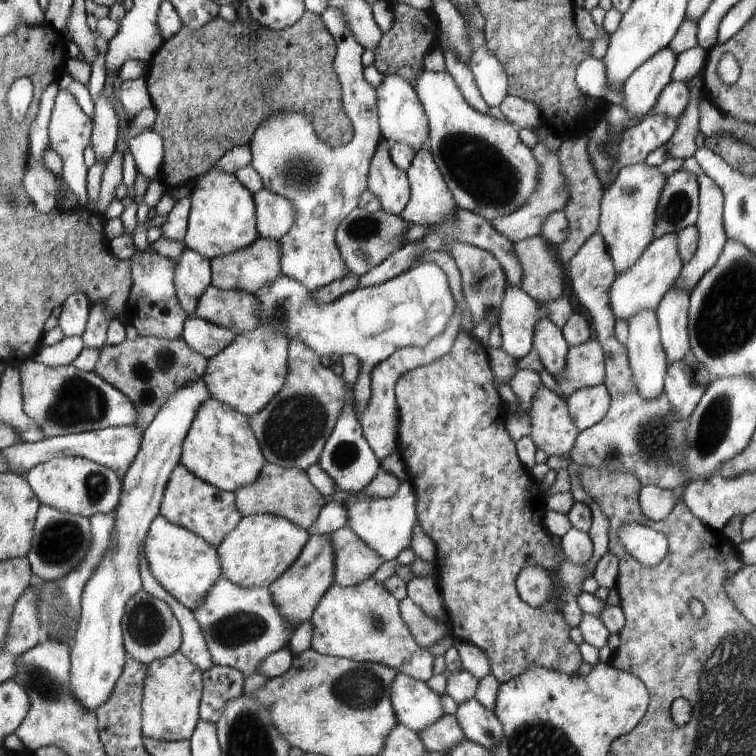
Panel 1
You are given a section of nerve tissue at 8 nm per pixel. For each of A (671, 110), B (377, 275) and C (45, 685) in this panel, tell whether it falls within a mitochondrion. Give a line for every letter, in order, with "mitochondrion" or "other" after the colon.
A: other
B: other
C: mitochondrion

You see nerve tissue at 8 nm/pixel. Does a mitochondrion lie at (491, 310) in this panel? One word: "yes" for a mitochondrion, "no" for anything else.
no

